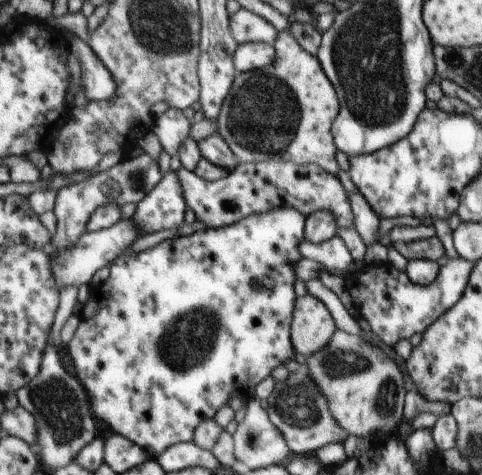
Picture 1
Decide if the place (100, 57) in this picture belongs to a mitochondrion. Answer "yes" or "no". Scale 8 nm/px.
no

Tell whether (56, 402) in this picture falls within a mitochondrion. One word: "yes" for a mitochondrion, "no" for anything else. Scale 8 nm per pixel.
yes

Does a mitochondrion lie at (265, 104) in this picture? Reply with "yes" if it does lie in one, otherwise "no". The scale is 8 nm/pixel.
yes

